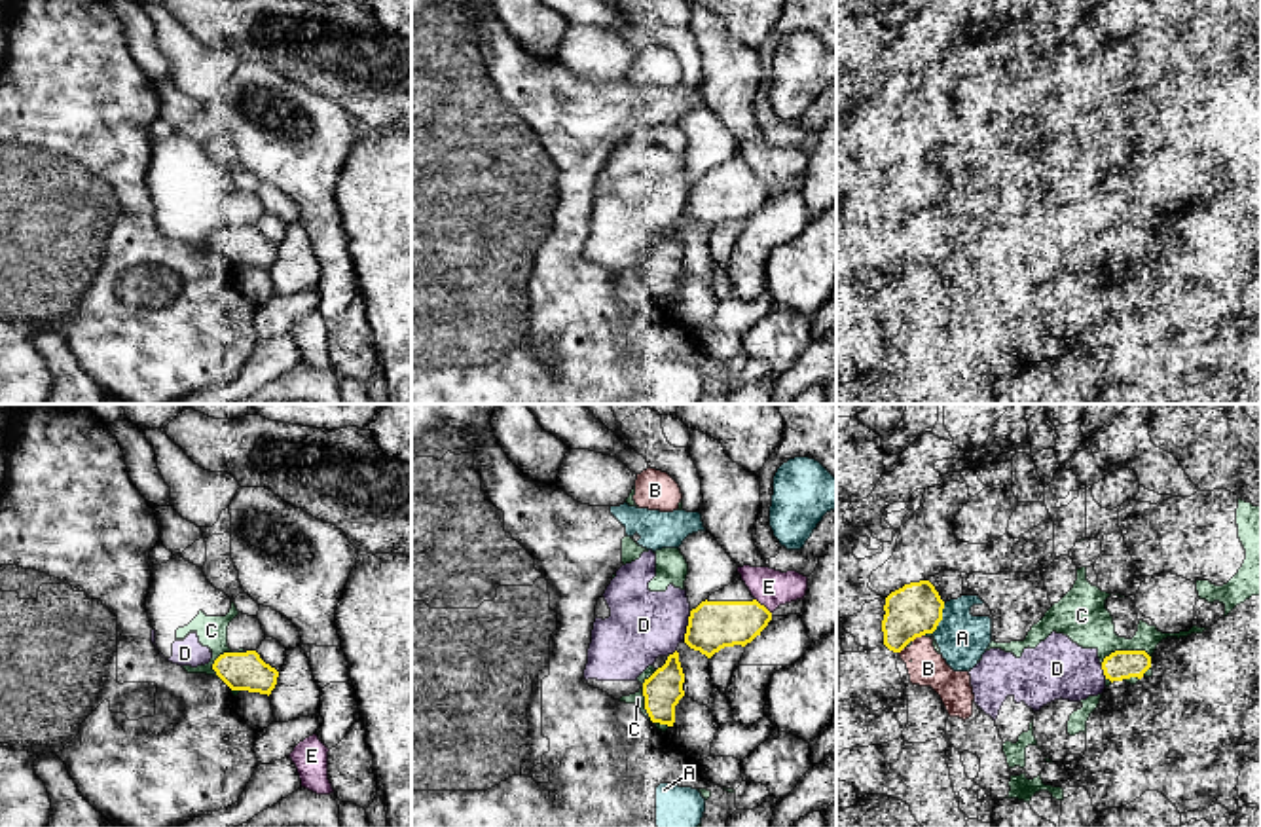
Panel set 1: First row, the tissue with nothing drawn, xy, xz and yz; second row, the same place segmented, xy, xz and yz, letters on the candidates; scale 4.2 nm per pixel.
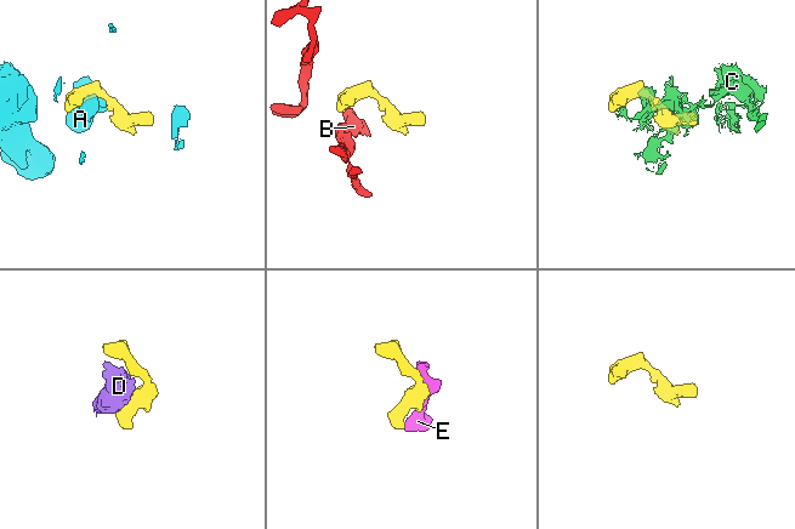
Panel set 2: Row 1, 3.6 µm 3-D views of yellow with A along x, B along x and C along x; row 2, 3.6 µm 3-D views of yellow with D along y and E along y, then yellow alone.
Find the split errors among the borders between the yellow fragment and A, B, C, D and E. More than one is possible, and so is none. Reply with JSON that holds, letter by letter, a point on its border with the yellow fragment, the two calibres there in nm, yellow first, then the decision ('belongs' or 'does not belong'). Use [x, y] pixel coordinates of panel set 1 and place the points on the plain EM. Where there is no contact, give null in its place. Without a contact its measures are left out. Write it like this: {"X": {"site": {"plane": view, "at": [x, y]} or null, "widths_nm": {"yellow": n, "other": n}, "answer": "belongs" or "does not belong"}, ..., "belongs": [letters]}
{"A": {"site": {"plane": "yz", "at": [941, 194]}, "widths_nm": {"yellow": 220, "other": 220}, "answer": "does not belong"}, "B": {"site": {"plane": "yz", "at": [918, 211]}, "widths_nm": {"yellow": 220, "other": 160}, "answer": "does not belong"}, "C": {"site": {"plane": "xz", "at": [645, 279]}, "widths_nm": {"yellow": 160, "other": 50}, "answer": "does not belong"}, "D": {"site": {"plane": "xz", "at": [689, 200]}, "widths_nm": {"yellow": 200, "other": 300}, "answer": "does not belong"}, "E": {"site": {"plane": "xz", "at": [763, 181]}, "widths_nm": {"yellow": 200, "other": 160}, "answer": "does not belong"}, "belongs": []}

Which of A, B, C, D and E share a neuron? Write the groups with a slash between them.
A C D / B / E

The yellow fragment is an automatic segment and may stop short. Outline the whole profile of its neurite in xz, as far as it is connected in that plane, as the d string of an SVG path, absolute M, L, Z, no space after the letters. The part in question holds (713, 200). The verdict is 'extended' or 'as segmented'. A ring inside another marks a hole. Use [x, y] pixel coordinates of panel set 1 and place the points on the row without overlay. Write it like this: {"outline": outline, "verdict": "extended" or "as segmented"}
{"outline": "M707 106L688 110L679 121L688 138L685 156L690 192L685 218L711 233L724 222L751 218L772 195L738 152L738 138Z", "verdict": "extended"}

